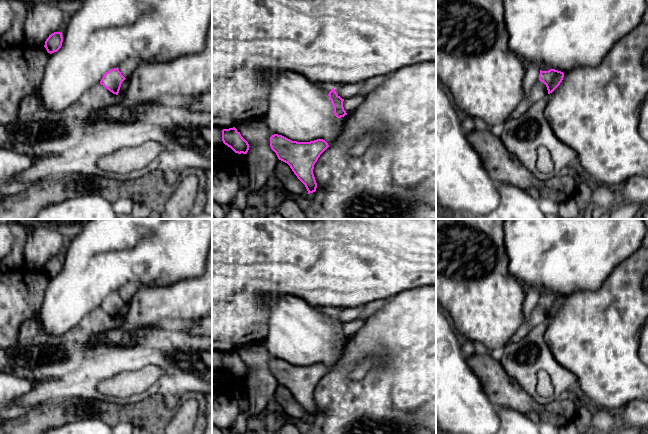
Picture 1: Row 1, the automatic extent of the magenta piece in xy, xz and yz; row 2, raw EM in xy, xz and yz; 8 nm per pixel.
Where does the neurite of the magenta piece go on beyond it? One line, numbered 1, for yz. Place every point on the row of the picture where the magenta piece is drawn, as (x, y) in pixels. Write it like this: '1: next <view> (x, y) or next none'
1: next none

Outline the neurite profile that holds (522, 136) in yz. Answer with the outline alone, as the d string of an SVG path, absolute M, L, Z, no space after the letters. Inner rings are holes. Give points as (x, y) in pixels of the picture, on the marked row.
M548 97L534 103L523 115L508 118L500 136L506 149L513 154L523 166L541 181L565 172L566 168L577 162L575 150L561 142L554 134L544 116ZM546 147L554 162L552 173L540 173L536 168L537 149Z

